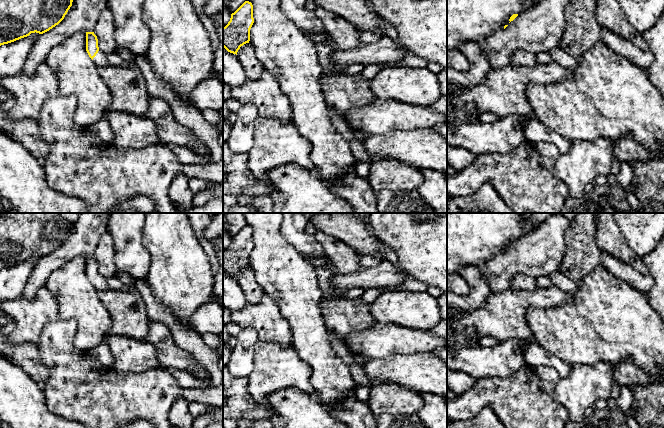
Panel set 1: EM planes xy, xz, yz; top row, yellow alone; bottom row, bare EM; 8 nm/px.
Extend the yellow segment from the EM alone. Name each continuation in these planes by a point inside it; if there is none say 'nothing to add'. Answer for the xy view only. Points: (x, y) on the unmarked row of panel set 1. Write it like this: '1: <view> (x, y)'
1: xy (101, 283)

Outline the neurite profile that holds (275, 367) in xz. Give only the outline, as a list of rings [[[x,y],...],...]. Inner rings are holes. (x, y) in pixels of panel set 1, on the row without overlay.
[[[258,340],[254,346],[253,371],[247,377],[247,391],[260,404],[271,393],[285,388],[298,388],[313,396],[311,374],[311,367],[299,358],[291,344],[285,347]]]

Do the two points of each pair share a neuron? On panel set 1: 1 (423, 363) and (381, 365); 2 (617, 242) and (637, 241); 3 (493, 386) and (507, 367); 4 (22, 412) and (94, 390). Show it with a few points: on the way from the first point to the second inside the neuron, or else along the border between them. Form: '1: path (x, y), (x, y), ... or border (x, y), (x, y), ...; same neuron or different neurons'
1: path (413, 365), (391, 365); same neuron
2: border (616, 223), (627, 244), (641, 258); different neurons
3: border (521, 369), (503, 378), (481, 377), (477, 380); different neurons
4: border (42, 389), (46, 406), (63, 417); different neurons

